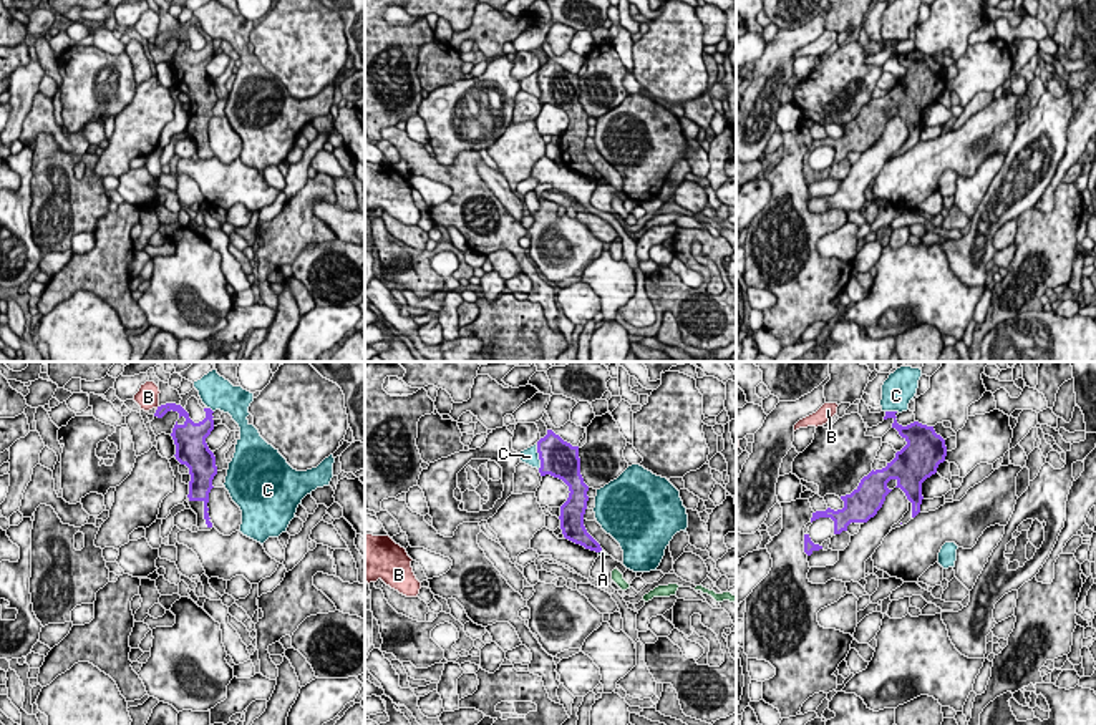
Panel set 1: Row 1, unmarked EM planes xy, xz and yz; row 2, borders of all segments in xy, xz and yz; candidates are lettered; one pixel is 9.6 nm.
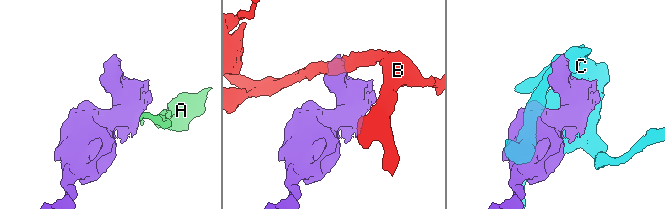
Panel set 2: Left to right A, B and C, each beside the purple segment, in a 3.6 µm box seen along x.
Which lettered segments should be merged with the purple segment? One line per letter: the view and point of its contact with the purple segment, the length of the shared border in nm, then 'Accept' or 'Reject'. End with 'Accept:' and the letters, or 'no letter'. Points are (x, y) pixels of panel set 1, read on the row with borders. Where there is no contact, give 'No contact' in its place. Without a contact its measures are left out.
A: No contact. Reject
B: Touches purple at xy (158, 408). Shared border 70 nm. Reject
C: Touches purple at xz (539, 457). Shared border 240 nm. Reject
Accept: no letter

